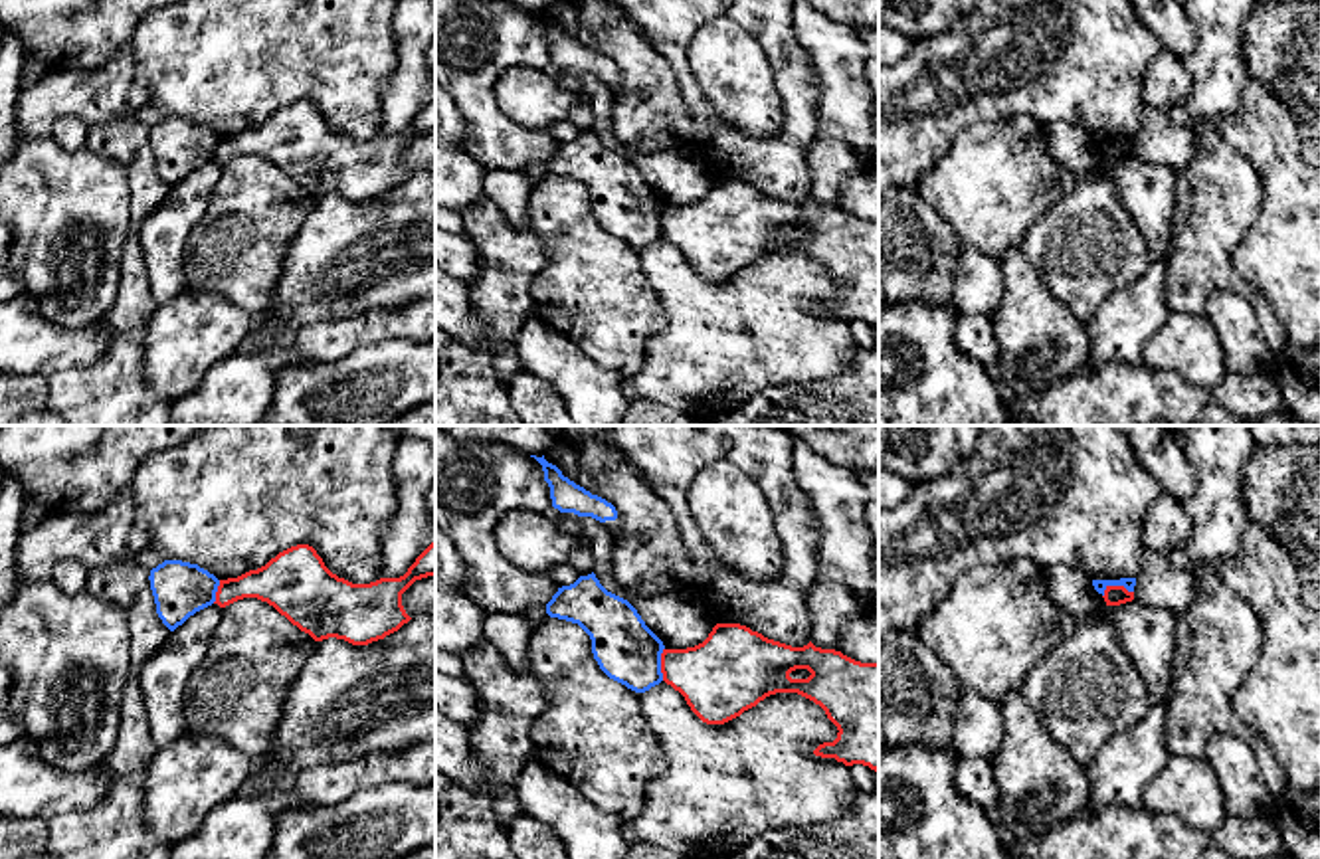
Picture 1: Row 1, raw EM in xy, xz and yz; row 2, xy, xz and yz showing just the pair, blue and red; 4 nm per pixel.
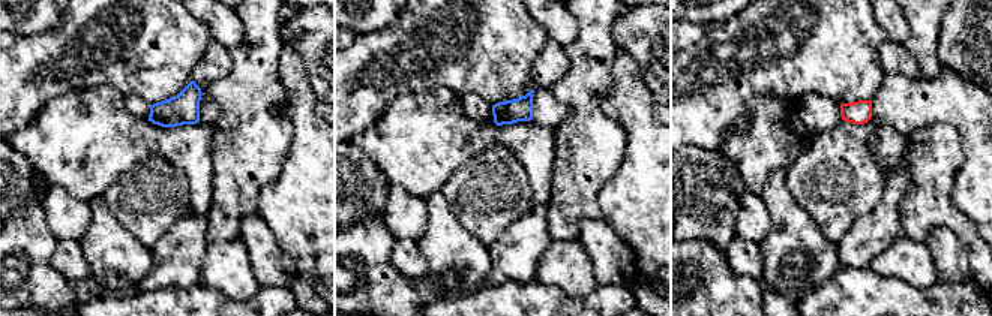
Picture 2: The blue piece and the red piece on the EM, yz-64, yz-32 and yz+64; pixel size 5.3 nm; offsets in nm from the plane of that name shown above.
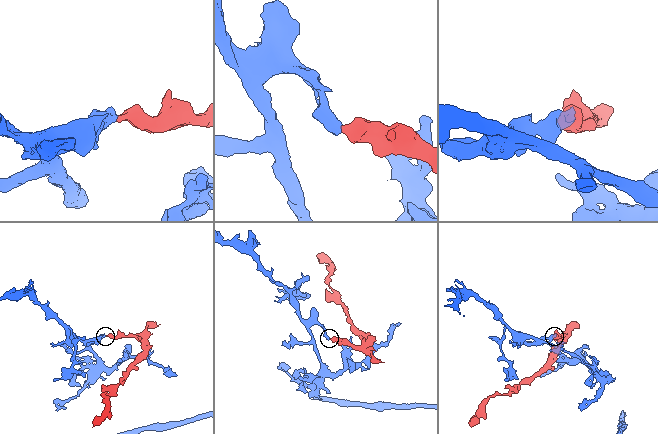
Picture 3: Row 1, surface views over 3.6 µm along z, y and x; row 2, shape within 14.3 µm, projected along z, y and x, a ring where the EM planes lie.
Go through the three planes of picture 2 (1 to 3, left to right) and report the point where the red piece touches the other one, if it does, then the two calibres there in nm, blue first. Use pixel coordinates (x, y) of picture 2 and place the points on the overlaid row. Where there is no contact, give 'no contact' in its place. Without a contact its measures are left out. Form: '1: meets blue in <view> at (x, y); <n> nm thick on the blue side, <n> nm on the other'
1: no contact
2: no contact
3: no contact

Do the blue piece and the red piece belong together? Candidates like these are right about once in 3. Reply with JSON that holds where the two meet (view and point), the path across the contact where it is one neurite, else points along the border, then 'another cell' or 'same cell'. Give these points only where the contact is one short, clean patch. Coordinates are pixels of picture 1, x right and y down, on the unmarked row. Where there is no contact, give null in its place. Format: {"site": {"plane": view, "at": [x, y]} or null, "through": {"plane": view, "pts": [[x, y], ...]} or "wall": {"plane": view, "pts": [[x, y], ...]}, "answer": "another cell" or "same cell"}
{"site": {"plane": "yz", "at": [1115, 141]}, "wall": {"plane": "yz", "pts": [[1132, 149], [1123, 143], [1109, 143], [1103, 153]]}, "answer": "another cell"}

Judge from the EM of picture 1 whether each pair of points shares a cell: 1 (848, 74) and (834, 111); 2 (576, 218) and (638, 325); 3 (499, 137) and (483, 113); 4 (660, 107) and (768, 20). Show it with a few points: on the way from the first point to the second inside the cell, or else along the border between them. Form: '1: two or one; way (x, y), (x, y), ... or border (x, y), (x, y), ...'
1: one; way (844, 84), (844, 101)
2: one; way (576, 244), (592, 280), (612, 299)
3: one; way (493, 131), (483, 119)
4: two; border (658, 50), (671, 68), (695, 135)

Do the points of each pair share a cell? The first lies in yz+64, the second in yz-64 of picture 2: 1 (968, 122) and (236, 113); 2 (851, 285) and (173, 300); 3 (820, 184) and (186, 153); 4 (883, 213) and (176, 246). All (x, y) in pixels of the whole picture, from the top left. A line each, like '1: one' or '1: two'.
1: two
2: one
3: two
4: one

